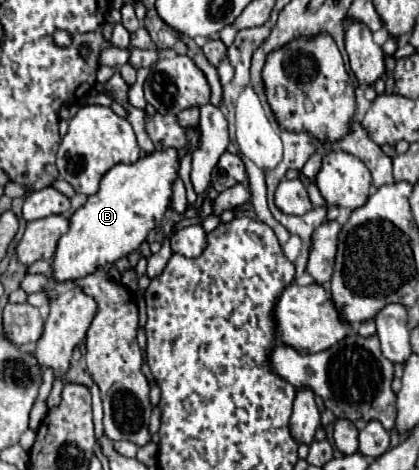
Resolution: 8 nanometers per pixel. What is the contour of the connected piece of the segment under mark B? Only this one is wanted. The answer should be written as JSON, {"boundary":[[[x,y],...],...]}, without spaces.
{"boundary":[[[166,148],[166,150],[154,150],[152,154],[146,154],[144,158],[138,158],[132,164],[116,164],[102,176],[102,186],[96,194],[88,198],[88,202],[78,208],[70,216],[70,230],[60,238],[54,264],[52,264],[52,276],[56,280],[76,280],[78,276],[86,276],[94,272],[94,268],[112,264],[140,248],[140,244],[146,240],[146,236],[160,224],[164,212],[170,208],[172,200],[172,184],[178,176],[178,150]]]}

